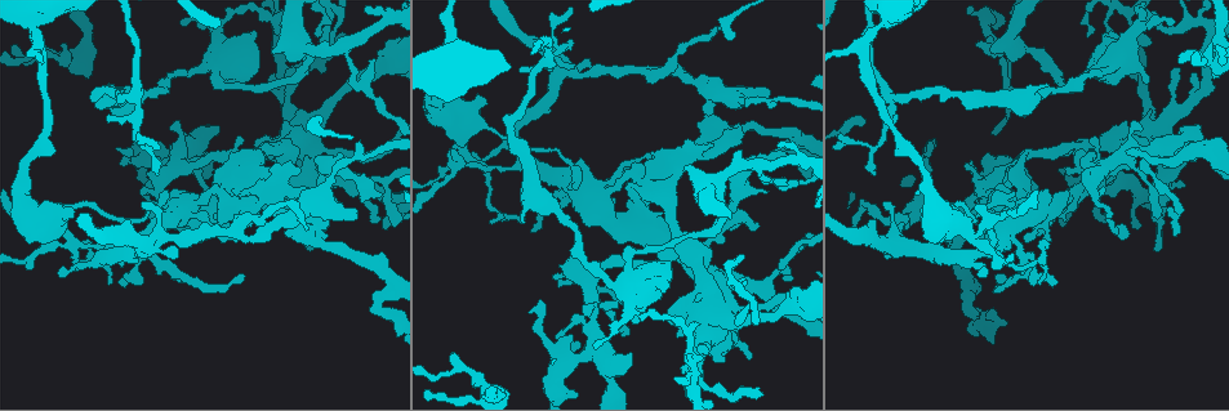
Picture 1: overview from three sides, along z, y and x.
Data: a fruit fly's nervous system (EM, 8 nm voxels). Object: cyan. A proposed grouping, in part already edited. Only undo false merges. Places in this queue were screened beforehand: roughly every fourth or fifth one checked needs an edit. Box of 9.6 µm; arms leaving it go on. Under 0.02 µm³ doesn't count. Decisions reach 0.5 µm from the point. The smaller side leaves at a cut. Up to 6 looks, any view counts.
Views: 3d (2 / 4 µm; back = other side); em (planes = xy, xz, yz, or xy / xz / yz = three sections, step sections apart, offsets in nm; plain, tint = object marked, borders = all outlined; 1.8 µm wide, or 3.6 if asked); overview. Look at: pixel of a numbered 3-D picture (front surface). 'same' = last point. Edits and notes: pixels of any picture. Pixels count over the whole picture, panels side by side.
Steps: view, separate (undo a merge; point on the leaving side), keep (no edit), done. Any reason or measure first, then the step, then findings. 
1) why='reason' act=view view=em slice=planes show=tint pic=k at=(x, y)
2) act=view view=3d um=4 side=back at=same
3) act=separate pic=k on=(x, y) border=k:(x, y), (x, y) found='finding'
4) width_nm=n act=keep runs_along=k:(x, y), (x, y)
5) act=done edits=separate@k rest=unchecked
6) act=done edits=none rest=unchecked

act=view view=em slice=planes show=tint pic=1 at=(679, 158)

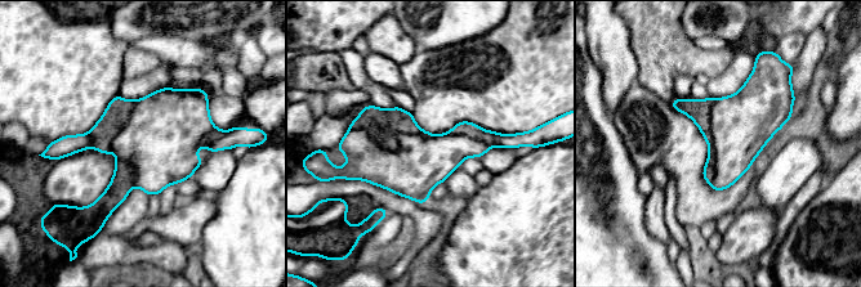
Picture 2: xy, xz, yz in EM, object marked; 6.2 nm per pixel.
act=keep found='one neuron here'

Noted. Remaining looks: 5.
why='abrupt turn' act=view view=3d um=4 pic=1 at=(732, 218)

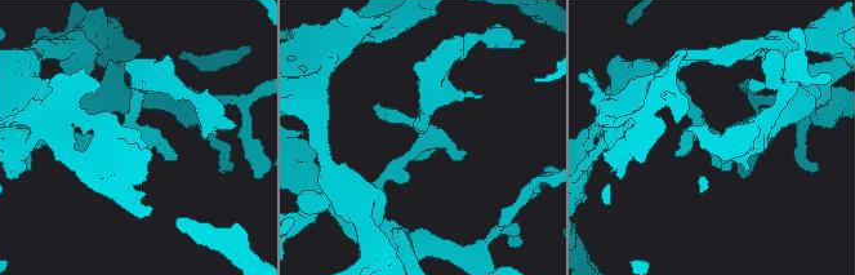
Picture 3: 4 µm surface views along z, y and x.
why='need the tissue' act=view view=em slice=planes show=tint pic=3 at=(426, 139)

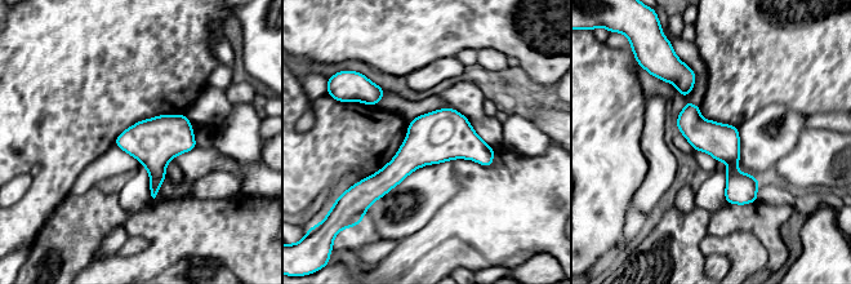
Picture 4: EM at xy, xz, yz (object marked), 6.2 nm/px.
act=keep runs_along=4:(689, 106), (752, 198) found='continuous, no second neuron'

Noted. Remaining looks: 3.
why='looks like a crossing' act=view view=3d um=4 pic=1 at=(299, 145)

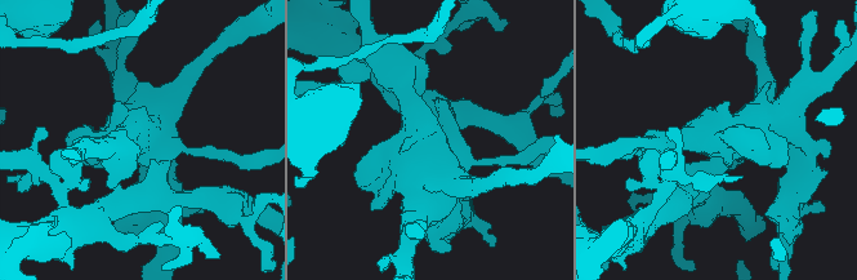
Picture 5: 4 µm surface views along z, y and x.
why='shape alone is not enough' act=view view=em um=3.6 slice=xz step=16 show=tint pic=5 at=(142, 137)

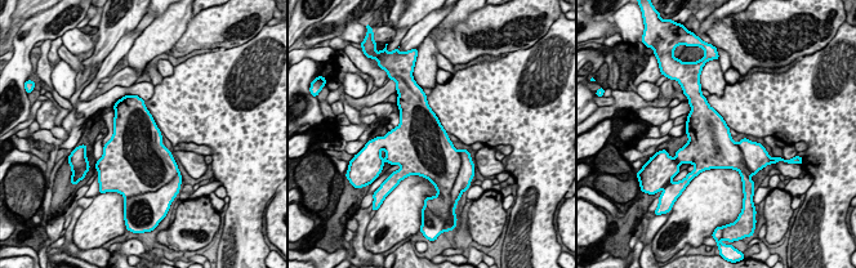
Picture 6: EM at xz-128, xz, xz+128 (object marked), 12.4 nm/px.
act=view view=em um=3.6 slice=planes show=tint at=same

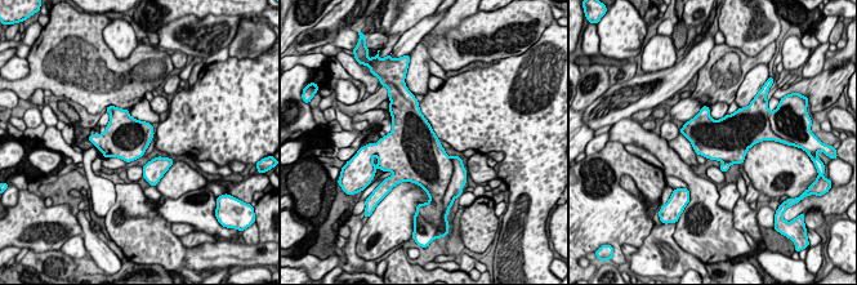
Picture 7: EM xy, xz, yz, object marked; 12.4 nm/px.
width_nm=550 act=keep found='continuous, no second neuron'

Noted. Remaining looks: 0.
act=done edits=none rest=unchecked

